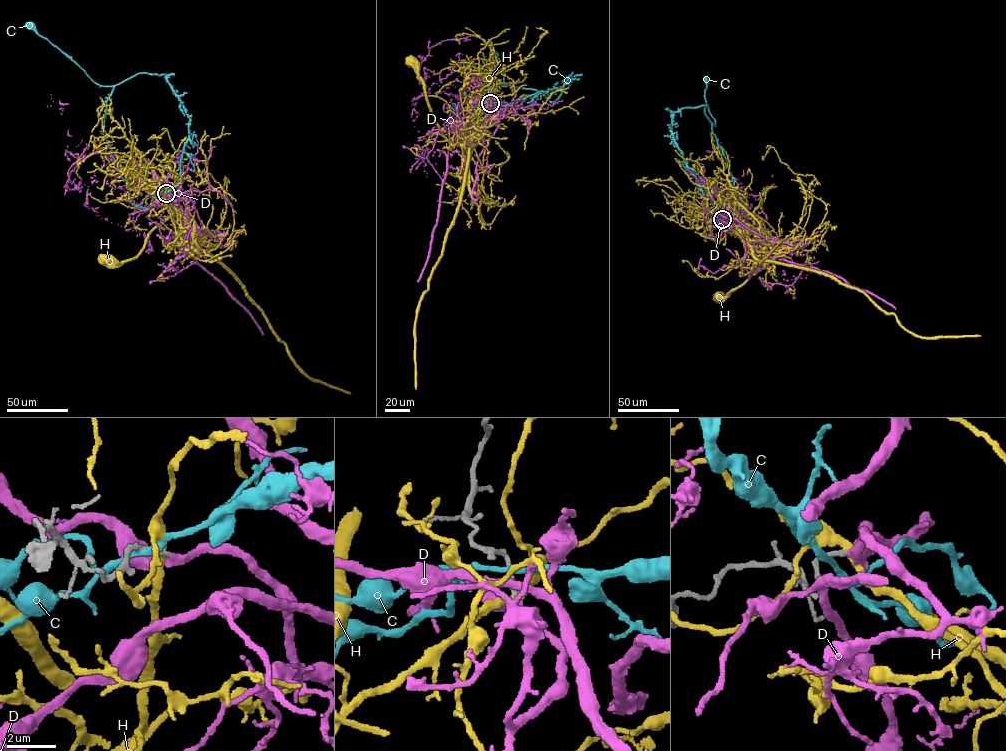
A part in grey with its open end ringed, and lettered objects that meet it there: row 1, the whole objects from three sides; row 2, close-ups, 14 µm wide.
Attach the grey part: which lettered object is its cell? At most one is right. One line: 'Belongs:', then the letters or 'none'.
Belongs: D

